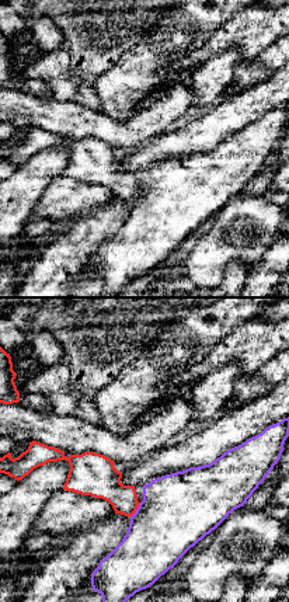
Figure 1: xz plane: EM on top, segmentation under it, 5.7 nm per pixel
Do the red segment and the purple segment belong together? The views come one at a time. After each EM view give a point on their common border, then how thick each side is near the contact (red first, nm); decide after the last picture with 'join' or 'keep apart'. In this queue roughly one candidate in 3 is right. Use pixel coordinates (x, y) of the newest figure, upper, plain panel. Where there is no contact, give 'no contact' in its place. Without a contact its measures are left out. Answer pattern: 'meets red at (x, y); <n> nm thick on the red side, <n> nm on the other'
meets red at (136, 194); 200 nm thick on the red side, 420 nm on the other

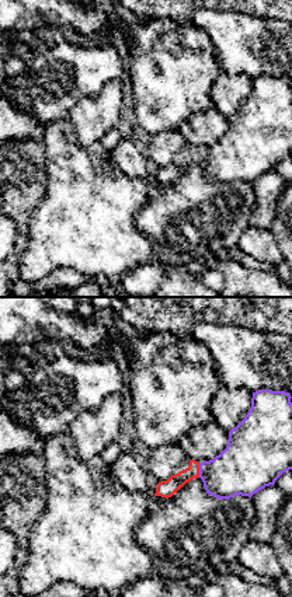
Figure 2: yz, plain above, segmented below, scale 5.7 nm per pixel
meets red at (198, 156); 100 nm thick on the red side, 300 nm on the other

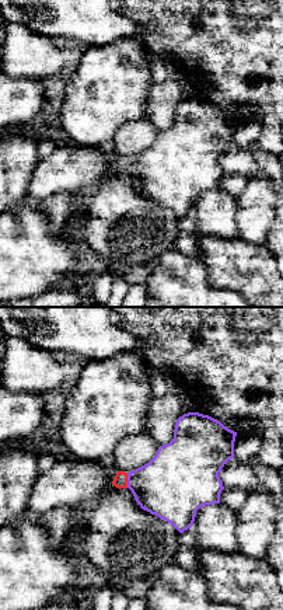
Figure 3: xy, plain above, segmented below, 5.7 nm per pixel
meets red at (126, 166); 80 nm thick on the red side, 360 nm on the other

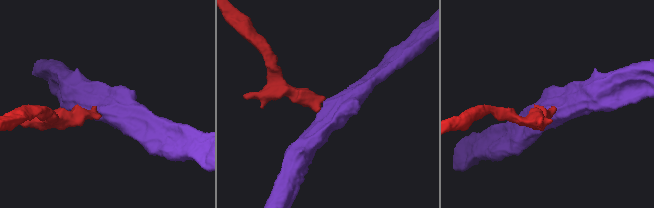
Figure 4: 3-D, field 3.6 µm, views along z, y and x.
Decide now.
join

